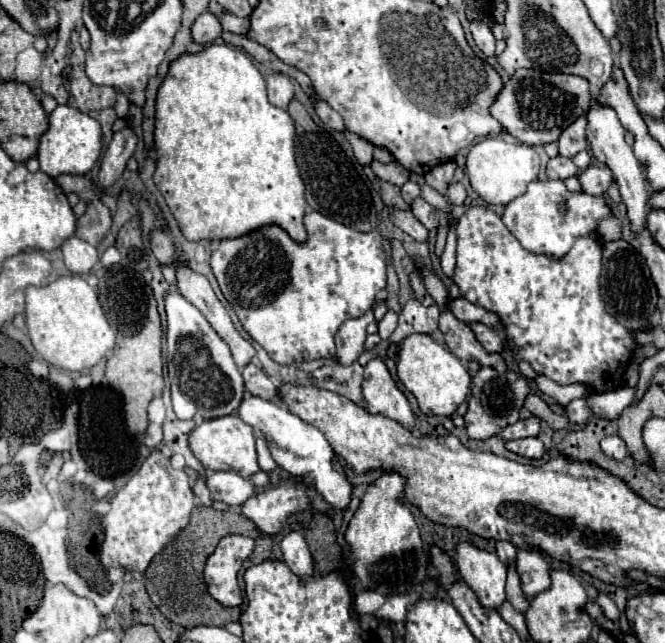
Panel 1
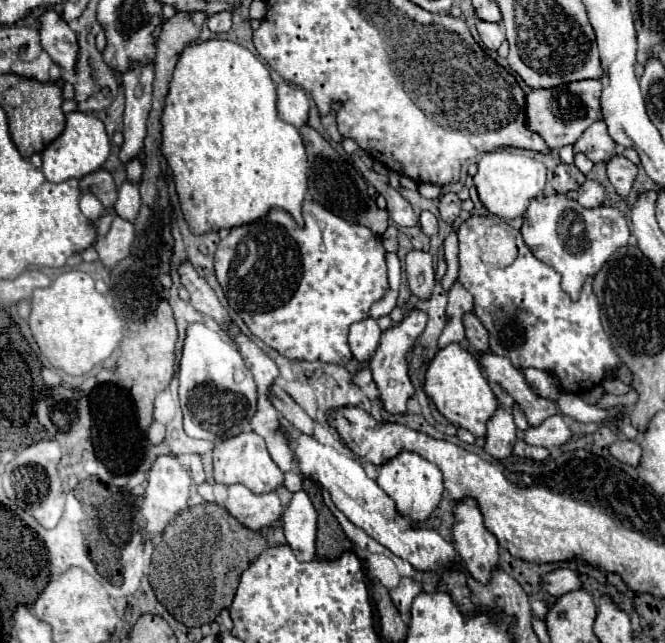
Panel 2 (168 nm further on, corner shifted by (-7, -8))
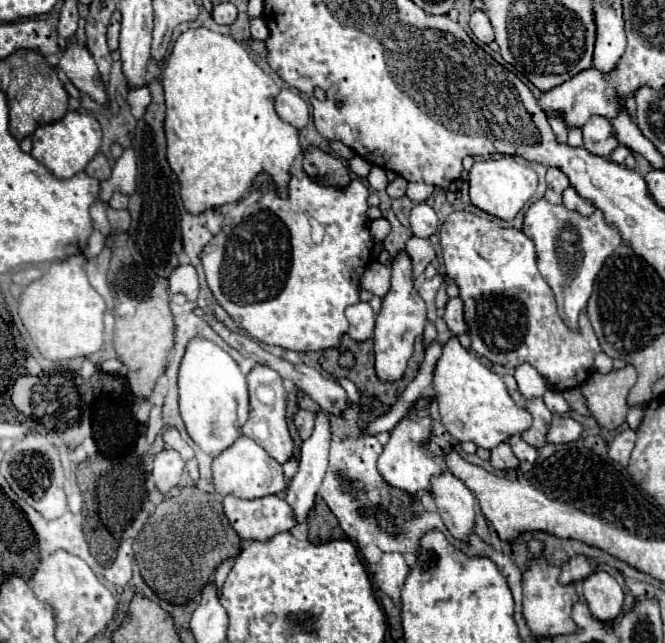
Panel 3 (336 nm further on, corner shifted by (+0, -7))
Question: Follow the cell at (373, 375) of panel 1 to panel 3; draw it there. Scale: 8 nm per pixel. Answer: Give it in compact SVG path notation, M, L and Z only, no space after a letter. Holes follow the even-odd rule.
M402 251L398 257L394 257L390 269L392 269L392 287L390 293L382 299L382 311L376 315L376 329L374 329L376 375L380 377L380 381L388 381L388 383L404 377L406 363L414 351L414 341L418 335L422 335L426 325L426 305L414 289L410 257Z

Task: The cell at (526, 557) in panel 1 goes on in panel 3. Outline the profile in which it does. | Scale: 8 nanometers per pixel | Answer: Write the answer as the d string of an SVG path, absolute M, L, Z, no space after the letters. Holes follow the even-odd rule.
M578 555L574 559L570 559L568 563L562 565L562 571L560 571L560 583L562 585L568 585L568 583L578 583L578 581L584 581L584 577L588 577L590 573L594 571L592 563Z

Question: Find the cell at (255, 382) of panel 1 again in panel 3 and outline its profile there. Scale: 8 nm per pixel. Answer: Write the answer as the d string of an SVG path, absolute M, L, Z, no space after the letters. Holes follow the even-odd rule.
M298 409L296 415L294 415L294 423L296 423L296 429L298 429L300 437L308 439L312 435L312 429L314 429L314 413Z

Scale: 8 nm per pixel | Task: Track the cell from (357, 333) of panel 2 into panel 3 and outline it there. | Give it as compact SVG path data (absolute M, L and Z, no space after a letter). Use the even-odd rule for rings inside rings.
M360 301L356 305L350 305L346 309L346 317L348 317L348 323L350 323L348 335L354 341L368 341L368 339L372 339L372 333L374 333L374 313L372 313L370 303L362 303Z

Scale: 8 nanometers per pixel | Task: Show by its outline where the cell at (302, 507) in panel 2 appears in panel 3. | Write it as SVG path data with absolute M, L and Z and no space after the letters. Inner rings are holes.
M324 413L316 415L316 427L312 435L304 441L300 453L300 469L290 479L286 489L286 501L296 513L296 523L304 523L310 509L314 507L316 491L328 471L328 447L330 447L330 429Z

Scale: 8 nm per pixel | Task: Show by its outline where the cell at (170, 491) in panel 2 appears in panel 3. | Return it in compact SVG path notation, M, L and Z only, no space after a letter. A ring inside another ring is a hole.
M164 449L154 457L152 477L156 481L156 489L162 495L168 495L180 483L182 473L184 473L184 461L176 451Z

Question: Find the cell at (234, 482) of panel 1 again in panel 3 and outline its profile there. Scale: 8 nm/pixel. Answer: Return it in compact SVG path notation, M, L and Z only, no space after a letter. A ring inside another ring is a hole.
M226 495L222 505L230 525L242 539L266 541L296 525L290 505L278 495L266 495L260 499L238 499Z

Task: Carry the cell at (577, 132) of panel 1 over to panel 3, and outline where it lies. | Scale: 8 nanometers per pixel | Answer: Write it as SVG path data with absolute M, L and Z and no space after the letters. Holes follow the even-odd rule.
M592 117L584 127L584 149L596 153L600 157L610 157L610 153L618 147L618 141L612 135L610 121L604 117Z

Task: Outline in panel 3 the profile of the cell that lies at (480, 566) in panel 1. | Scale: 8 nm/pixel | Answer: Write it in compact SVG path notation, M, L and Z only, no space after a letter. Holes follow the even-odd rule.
M442 473L440 477L432 477L432 495L450 535L466 543L468 533L476 529L474 493L452 473Z

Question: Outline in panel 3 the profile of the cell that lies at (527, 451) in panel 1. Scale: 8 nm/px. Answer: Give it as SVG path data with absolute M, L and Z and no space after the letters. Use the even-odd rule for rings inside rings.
M512 435L512 437L508 439L508 443L510 443L510 447L512 447L512 453L518 457L518 461L528 461L528 463L536 461L538 449L532 447L532 445L528 445L520 435Z

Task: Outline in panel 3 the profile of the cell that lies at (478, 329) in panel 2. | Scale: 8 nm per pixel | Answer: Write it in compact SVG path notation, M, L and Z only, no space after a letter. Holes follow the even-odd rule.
M450 299L446 305L446 313L444 313L444 321L448 325L448 329L454 335L462 335L468 333L468 325L464 321L464 307L462 307L462 299Z

